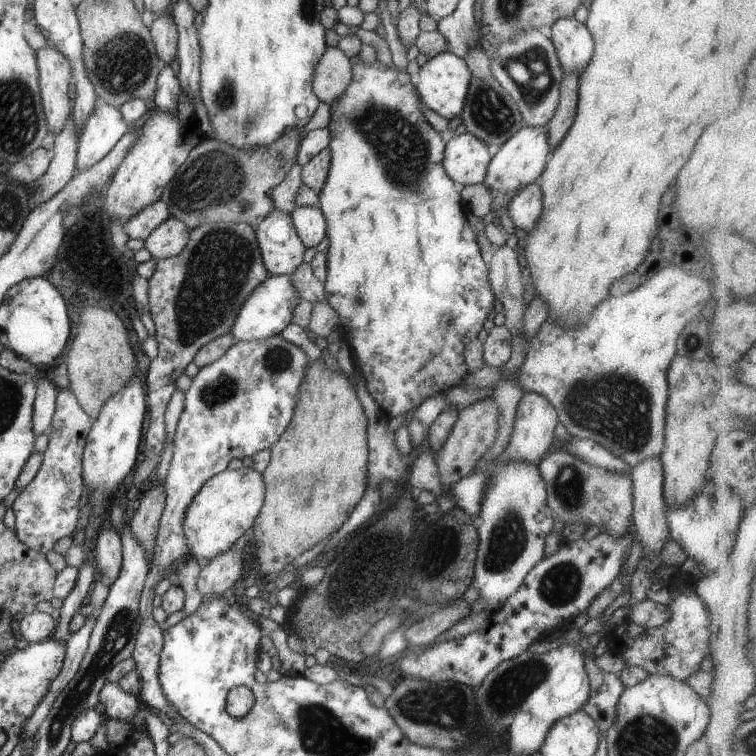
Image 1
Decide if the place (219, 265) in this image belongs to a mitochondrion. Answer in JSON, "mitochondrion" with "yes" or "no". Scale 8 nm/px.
{"mitochondrion":"yes"}

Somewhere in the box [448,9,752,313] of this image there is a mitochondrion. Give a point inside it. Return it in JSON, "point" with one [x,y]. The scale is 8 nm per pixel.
{"point":[529,71]}

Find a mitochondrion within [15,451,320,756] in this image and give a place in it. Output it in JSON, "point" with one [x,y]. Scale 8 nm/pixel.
{"point":[118,636]}

